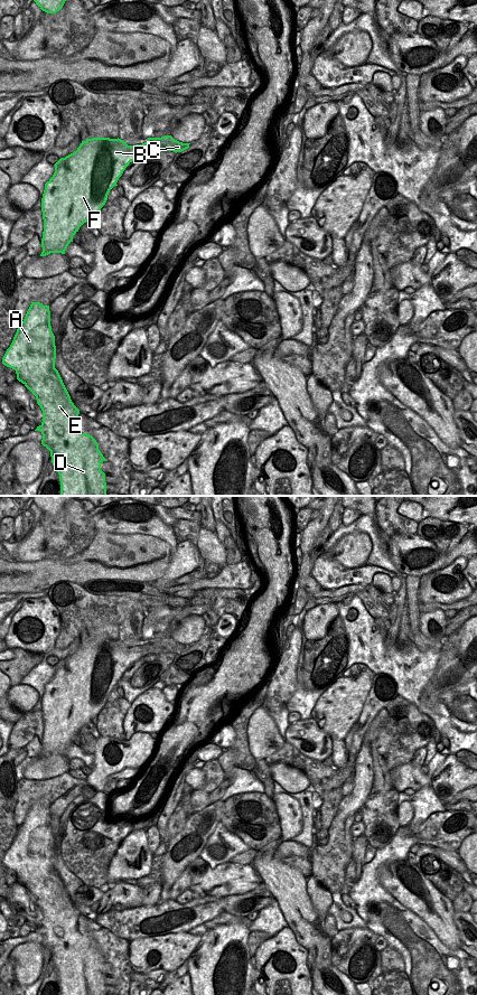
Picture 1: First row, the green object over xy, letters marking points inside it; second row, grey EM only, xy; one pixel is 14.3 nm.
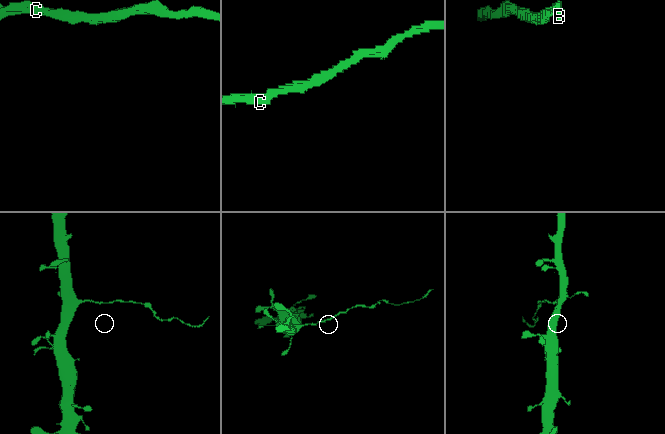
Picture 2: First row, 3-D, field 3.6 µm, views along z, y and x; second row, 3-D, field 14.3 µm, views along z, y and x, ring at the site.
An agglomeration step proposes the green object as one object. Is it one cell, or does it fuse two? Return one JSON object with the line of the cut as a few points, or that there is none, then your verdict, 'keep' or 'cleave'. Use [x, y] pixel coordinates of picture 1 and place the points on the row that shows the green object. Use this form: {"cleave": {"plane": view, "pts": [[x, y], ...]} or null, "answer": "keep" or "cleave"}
{"cleave": {"plane": "xy", "pts": [[129, 147], [140, 150], [143, 155]]}, "answer": "cleave"}

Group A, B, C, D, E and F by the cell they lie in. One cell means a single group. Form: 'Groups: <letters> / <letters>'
Groups: A B D E F / C.

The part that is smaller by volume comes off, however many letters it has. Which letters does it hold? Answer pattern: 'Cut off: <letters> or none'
Cut off: C

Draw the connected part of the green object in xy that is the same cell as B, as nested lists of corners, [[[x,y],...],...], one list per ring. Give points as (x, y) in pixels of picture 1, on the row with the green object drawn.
[[[119,138],[86,139],[76,151],[54,165],[55,172],[45,184],[41,198],[44,232],[40,256],[50,253],[65,254],[80,227],[99,214],[107,200],[110,190],[118,186],[116,182],[129,163],[143,156],[142,151],[131,150],[131,147]]]

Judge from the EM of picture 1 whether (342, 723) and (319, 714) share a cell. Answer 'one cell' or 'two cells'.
one cell

